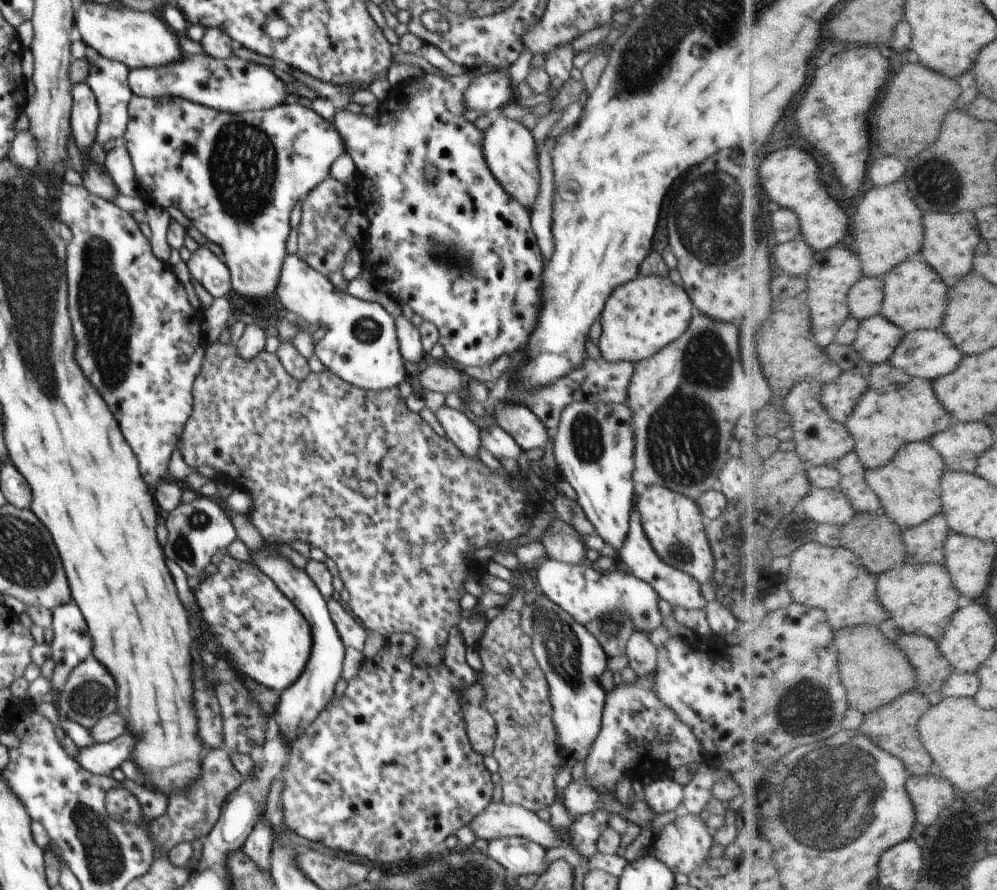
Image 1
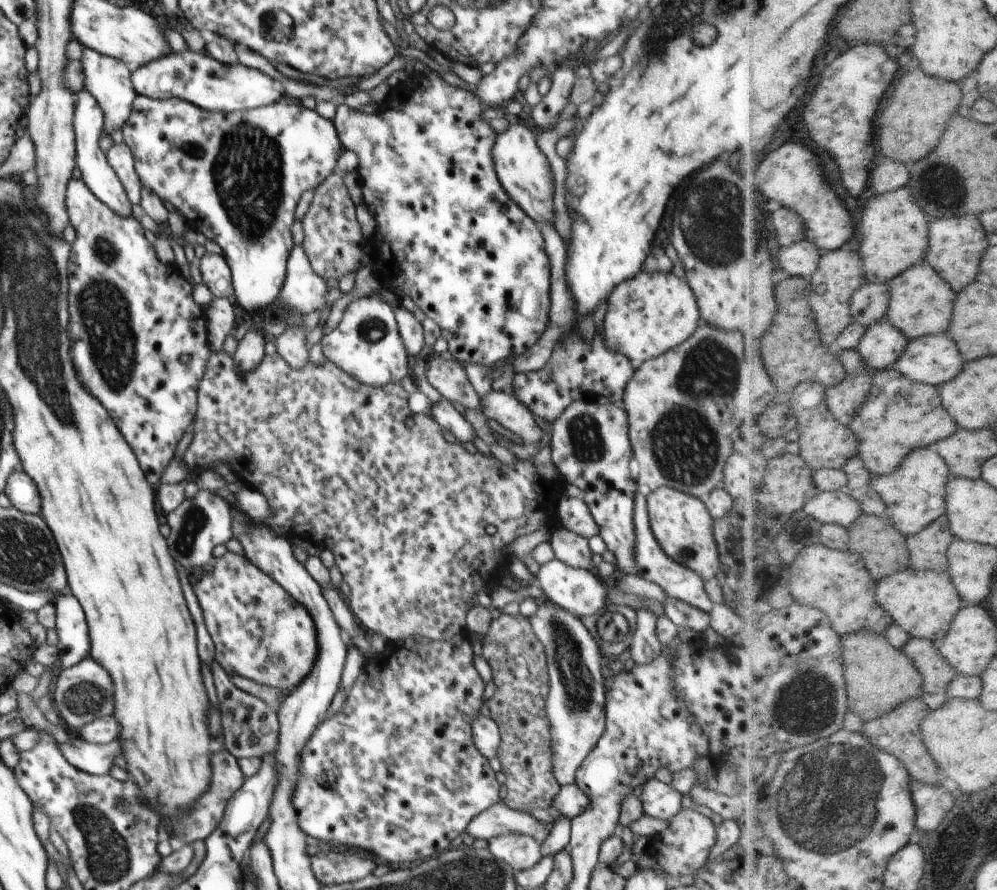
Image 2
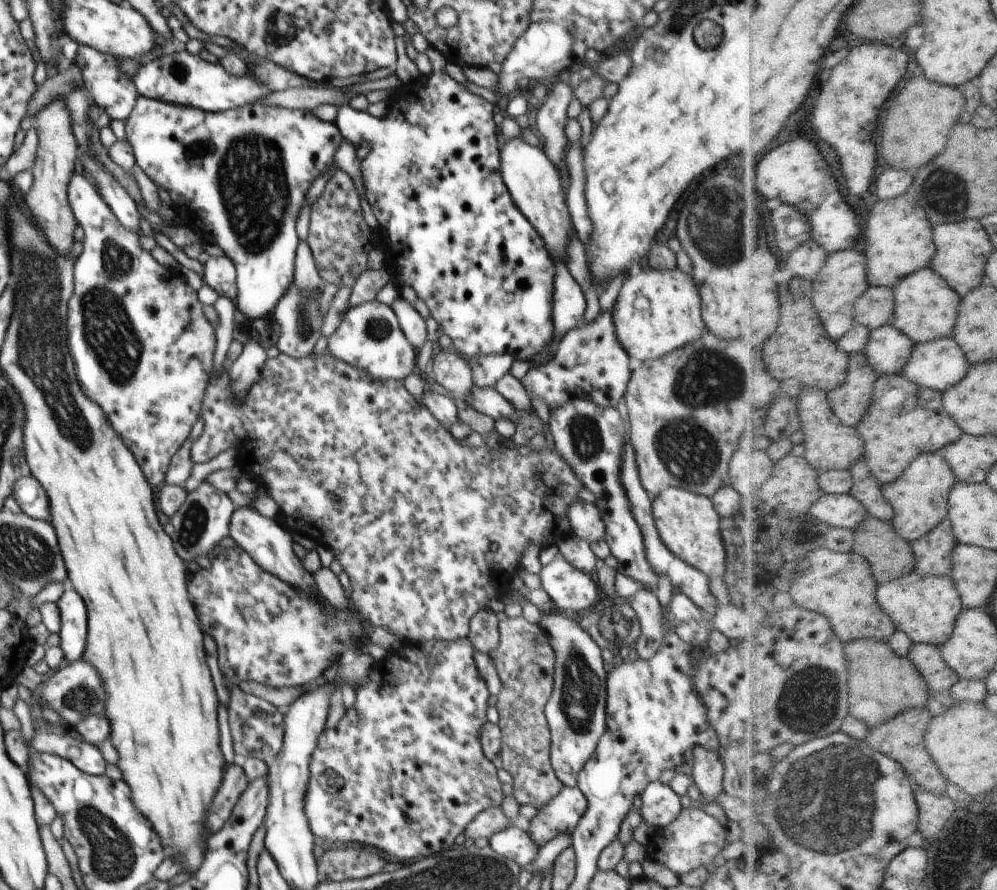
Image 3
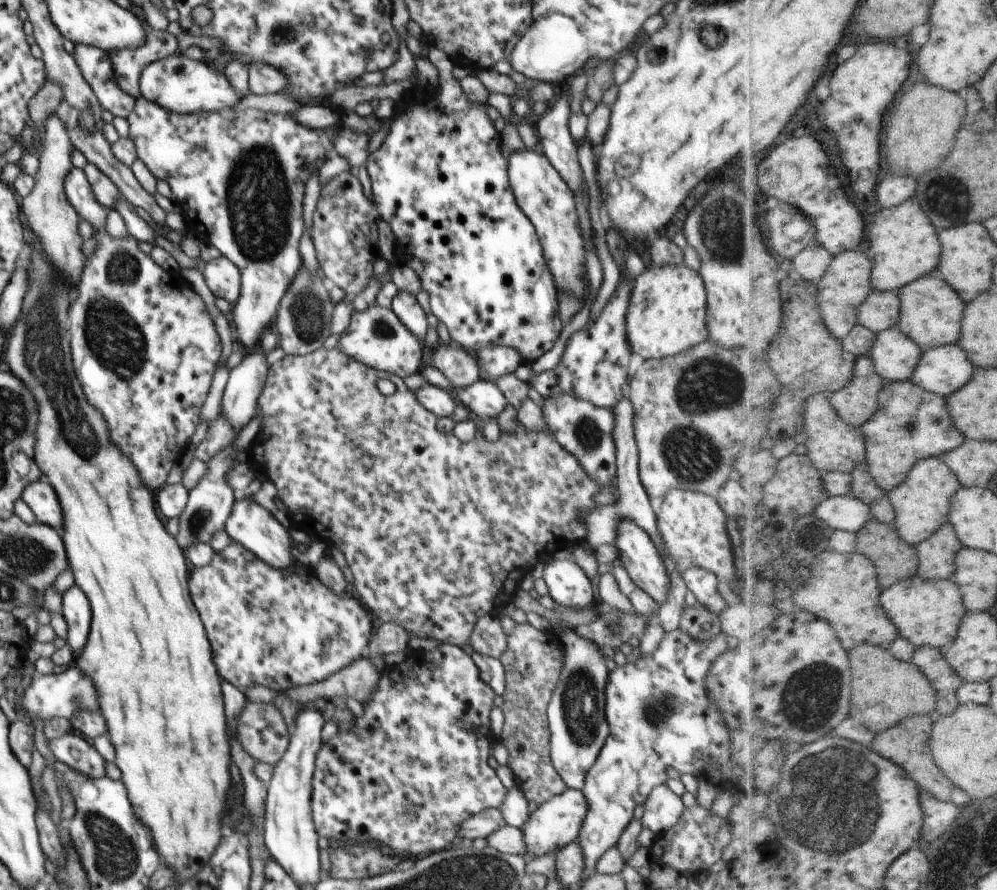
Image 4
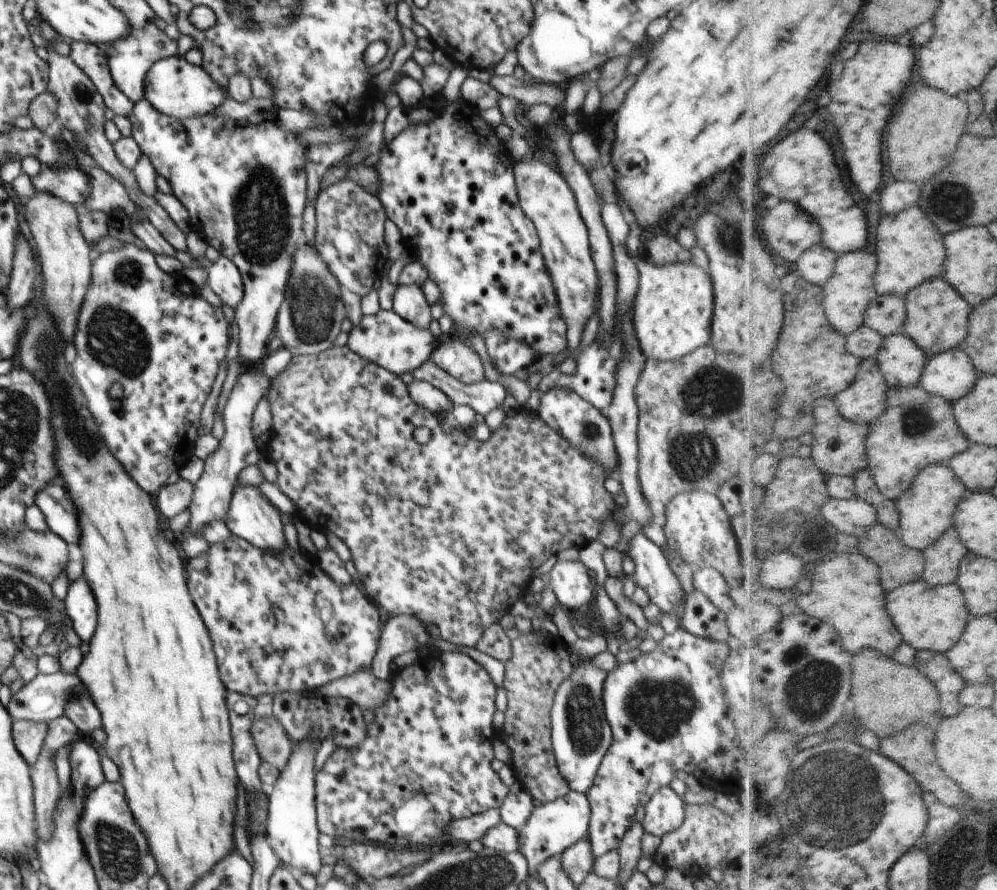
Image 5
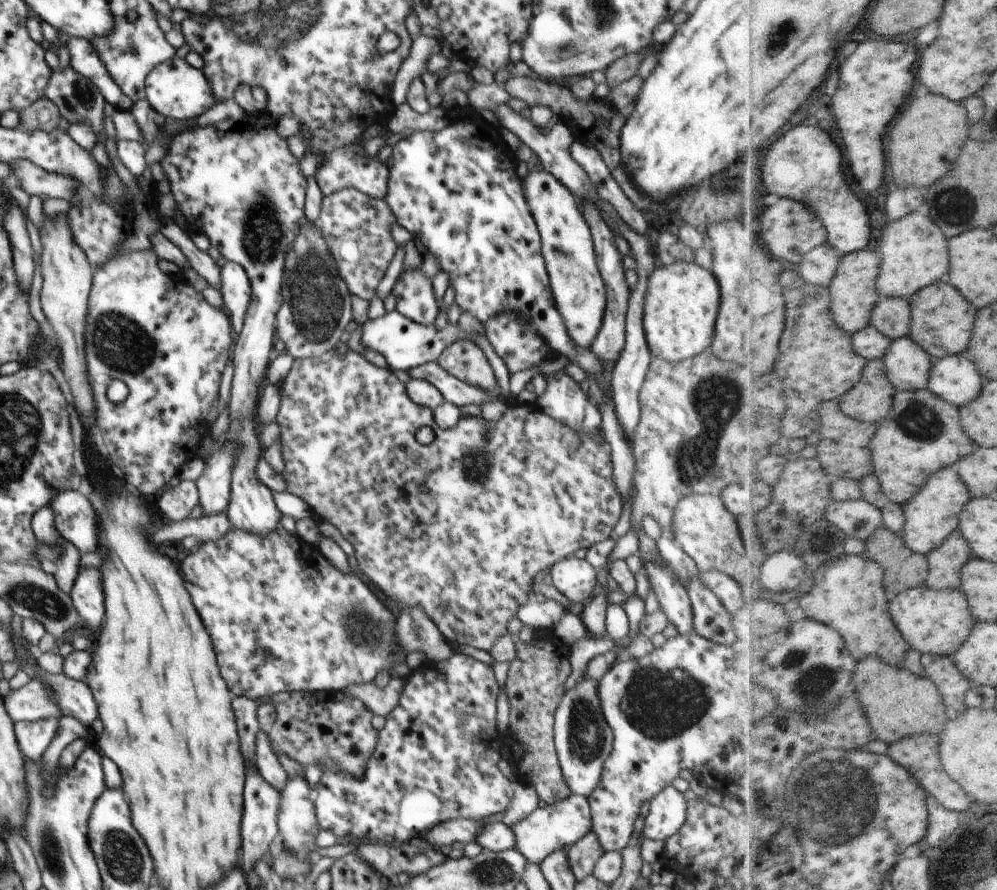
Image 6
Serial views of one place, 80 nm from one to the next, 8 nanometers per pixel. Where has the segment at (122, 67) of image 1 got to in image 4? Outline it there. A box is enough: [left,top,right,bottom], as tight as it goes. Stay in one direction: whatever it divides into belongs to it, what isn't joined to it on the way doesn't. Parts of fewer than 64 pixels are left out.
[74,43,136,119]

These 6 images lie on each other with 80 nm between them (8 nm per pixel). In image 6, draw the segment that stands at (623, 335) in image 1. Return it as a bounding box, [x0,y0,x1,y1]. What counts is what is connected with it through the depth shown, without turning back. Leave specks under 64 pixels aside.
[643,261,720,362]

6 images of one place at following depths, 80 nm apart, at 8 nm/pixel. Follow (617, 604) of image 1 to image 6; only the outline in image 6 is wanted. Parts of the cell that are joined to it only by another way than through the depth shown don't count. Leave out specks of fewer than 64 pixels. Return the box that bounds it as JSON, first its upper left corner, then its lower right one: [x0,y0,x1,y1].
[549,555,600,609]

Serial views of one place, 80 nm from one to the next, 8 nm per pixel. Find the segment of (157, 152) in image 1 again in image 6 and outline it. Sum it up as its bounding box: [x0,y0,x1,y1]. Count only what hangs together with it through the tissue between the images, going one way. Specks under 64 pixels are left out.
[131,99,307,535]

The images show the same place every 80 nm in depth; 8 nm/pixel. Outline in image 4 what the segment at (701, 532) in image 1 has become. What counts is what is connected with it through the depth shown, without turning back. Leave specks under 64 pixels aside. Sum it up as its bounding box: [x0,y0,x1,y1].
[656,489,737,597]

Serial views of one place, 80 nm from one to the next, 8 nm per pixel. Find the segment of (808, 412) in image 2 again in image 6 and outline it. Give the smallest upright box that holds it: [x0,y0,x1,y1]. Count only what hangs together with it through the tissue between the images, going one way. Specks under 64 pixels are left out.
[818,399,881,481]

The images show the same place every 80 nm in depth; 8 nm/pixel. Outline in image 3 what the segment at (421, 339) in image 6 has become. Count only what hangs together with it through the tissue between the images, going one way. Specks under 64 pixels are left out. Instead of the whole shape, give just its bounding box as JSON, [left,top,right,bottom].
[328,300,416,382]

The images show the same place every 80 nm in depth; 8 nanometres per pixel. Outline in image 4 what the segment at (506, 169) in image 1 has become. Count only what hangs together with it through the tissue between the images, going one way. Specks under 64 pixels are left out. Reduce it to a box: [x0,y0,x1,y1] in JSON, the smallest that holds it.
[506,148,586,300]

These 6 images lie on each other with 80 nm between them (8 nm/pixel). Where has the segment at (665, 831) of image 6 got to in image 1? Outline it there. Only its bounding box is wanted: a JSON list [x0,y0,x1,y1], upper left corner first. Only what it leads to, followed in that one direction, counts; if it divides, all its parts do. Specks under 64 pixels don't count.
[643,778,685,814]

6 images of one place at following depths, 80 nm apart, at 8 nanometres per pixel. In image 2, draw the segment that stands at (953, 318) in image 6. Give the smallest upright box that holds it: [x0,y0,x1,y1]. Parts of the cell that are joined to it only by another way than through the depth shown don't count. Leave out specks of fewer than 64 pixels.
[886,263,959,341]

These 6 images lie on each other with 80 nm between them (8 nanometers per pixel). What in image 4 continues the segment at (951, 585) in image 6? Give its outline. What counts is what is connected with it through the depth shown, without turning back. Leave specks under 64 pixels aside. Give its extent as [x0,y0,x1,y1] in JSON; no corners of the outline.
[918,522,966,581]

